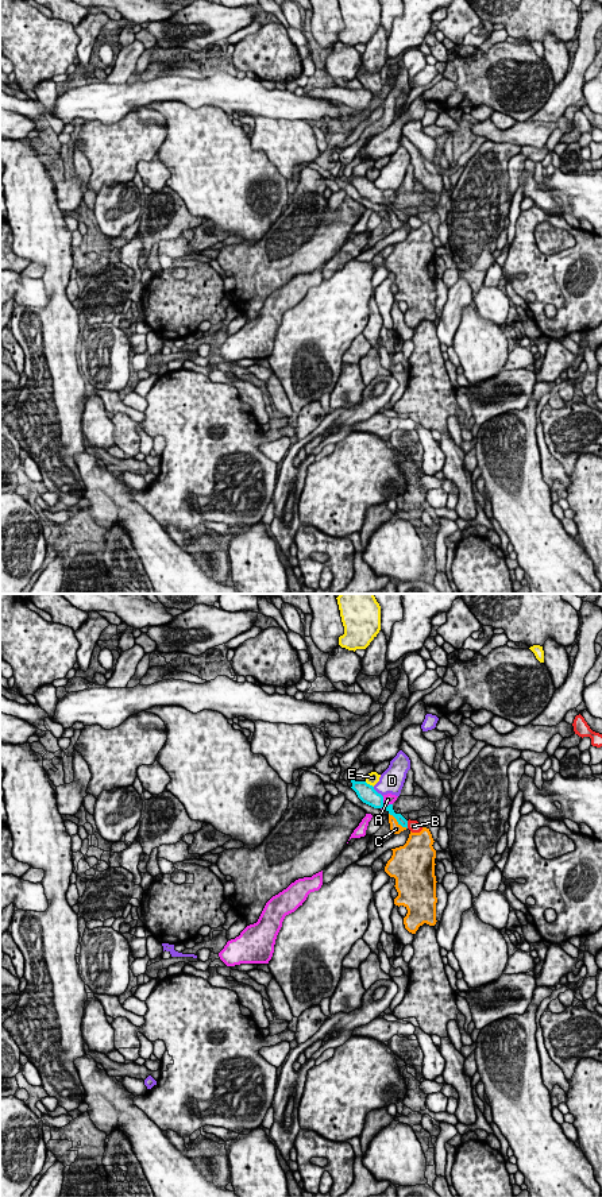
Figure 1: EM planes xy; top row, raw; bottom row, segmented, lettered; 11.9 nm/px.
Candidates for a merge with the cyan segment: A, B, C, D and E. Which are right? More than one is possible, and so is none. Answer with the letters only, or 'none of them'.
none of them

